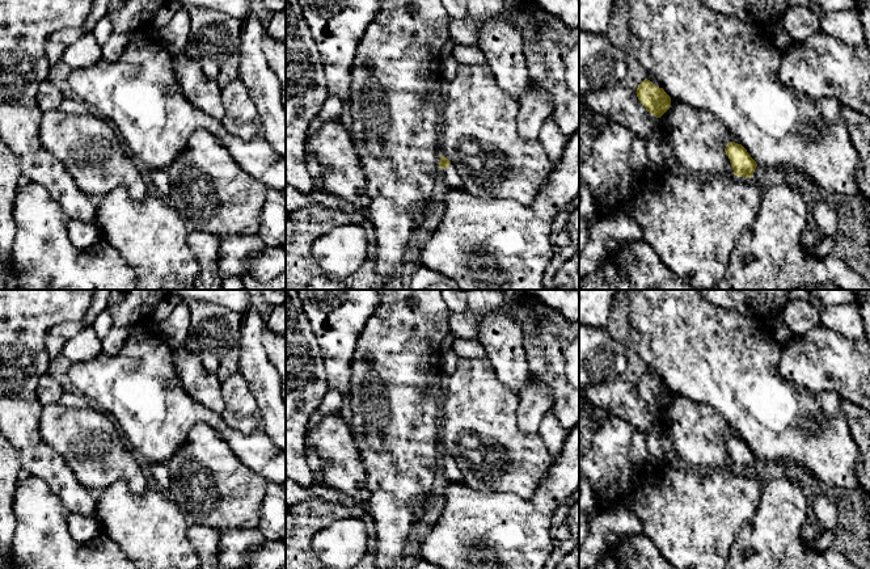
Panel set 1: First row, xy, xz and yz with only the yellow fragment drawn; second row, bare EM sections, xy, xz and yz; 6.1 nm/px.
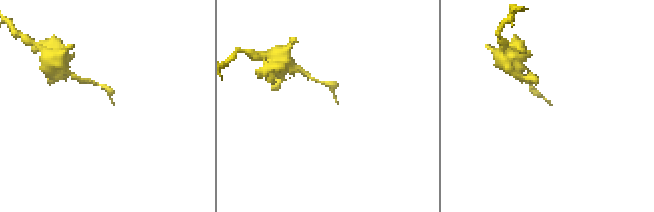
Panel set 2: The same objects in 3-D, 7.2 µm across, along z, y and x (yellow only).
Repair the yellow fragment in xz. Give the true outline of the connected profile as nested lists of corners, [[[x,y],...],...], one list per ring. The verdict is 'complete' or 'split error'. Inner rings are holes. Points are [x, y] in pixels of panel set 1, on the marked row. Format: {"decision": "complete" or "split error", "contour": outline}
{"decision": "split error", "contour": [[[443,155],[440,156],[439,172],[448,187],[465,189],[463,178],[457,173],[455,165]]]}

